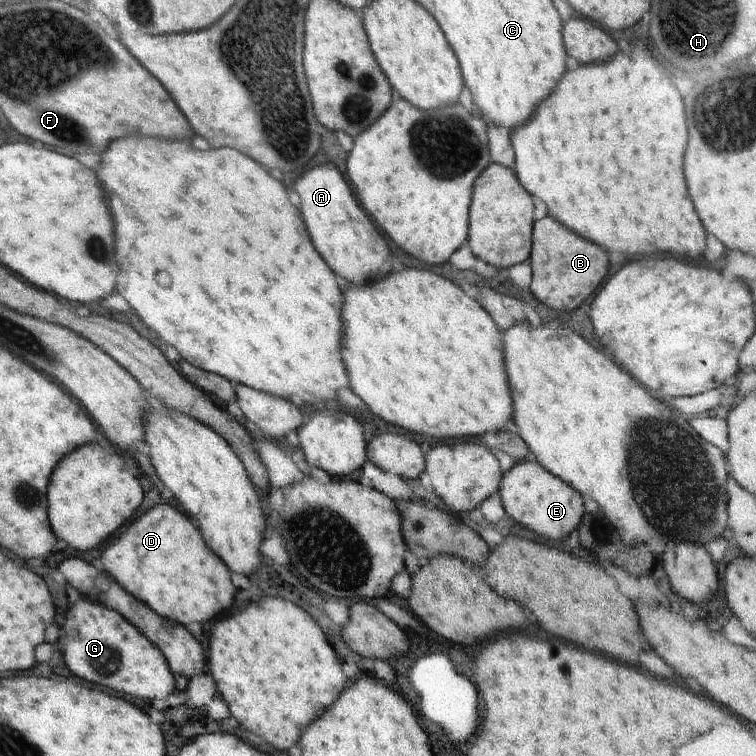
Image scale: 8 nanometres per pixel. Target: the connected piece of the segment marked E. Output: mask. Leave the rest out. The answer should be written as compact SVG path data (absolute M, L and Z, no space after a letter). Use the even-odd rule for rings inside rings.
M537 460L517 461L502 475L498 492L502 496L505 512L522 526L550 540L566 538L580 524L580 520L584 520L582 496L572 486L560 480L559 476L548 472Z

